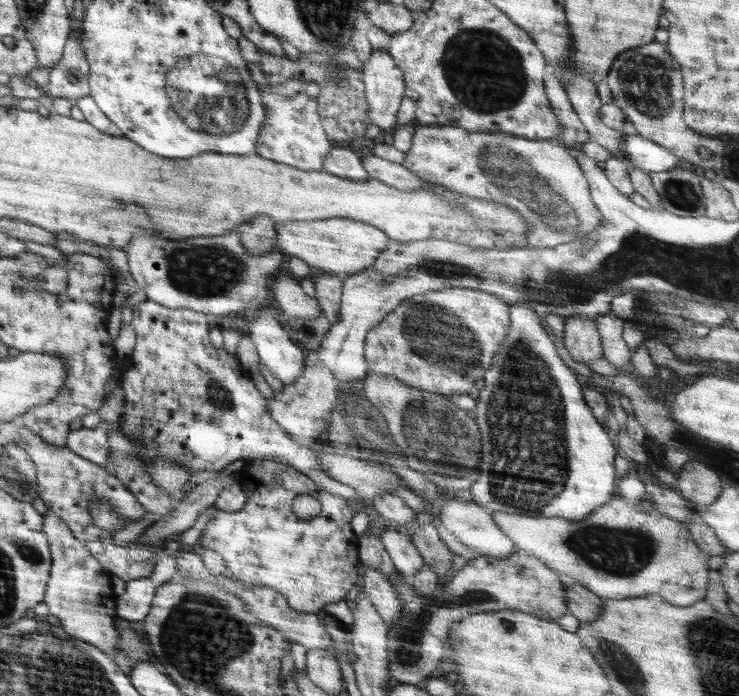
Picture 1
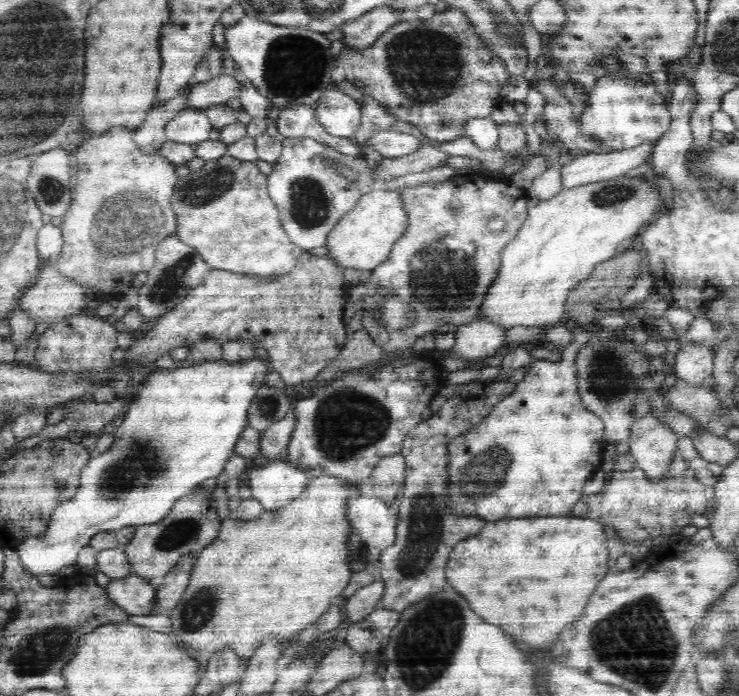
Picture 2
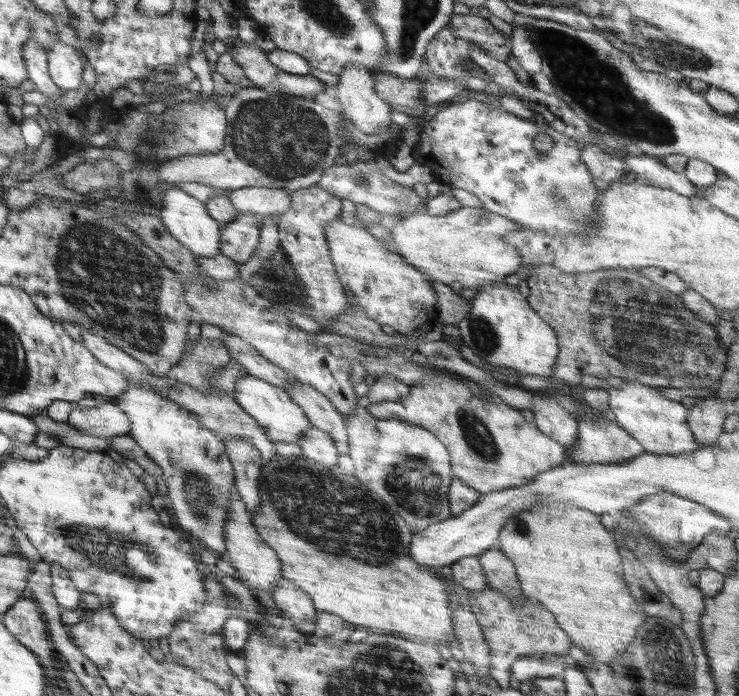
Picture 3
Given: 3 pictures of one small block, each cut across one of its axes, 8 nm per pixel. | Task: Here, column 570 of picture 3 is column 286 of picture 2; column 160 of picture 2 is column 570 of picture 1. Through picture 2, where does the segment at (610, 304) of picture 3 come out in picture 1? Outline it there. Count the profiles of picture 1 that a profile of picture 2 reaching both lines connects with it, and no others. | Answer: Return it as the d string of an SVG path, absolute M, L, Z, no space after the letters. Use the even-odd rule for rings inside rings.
M569 316L564 322L564 346L576 362L588 366L592 360L603 357L601 334L594 317Z

